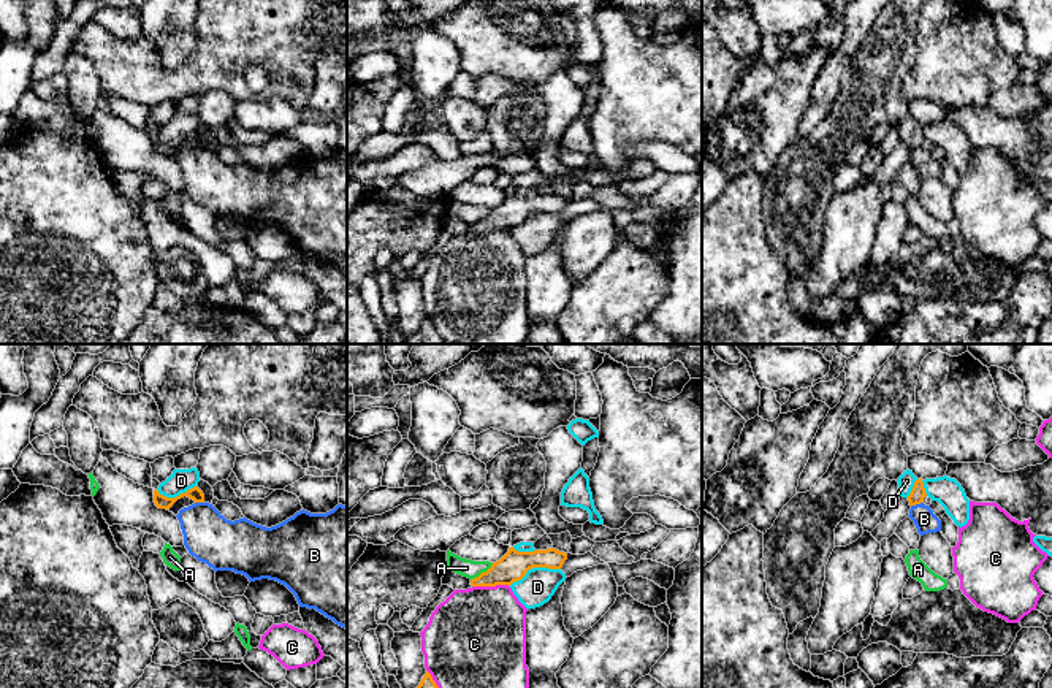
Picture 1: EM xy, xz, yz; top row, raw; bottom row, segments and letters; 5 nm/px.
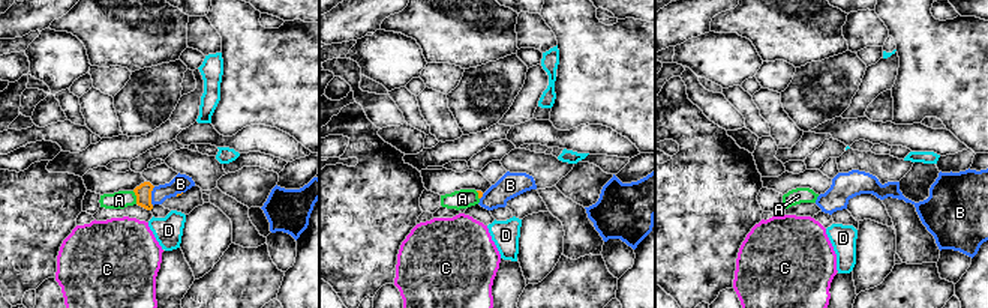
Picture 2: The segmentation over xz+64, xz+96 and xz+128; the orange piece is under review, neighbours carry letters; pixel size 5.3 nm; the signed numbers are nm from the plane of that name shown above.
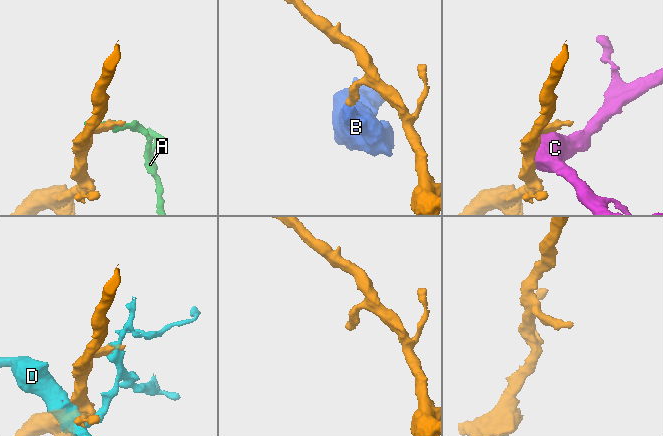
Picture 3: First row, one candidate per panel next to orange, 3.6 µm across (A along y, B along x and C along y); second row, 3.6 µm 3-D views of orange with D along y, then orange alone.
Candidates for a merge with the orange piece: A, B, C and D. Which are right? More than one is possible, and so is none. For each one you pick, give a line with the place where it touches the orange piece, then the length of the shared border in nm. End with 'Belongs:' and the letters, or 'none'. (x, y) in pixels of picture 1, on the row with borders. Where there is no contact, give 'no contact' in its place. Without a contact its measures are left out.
Belongs: none

